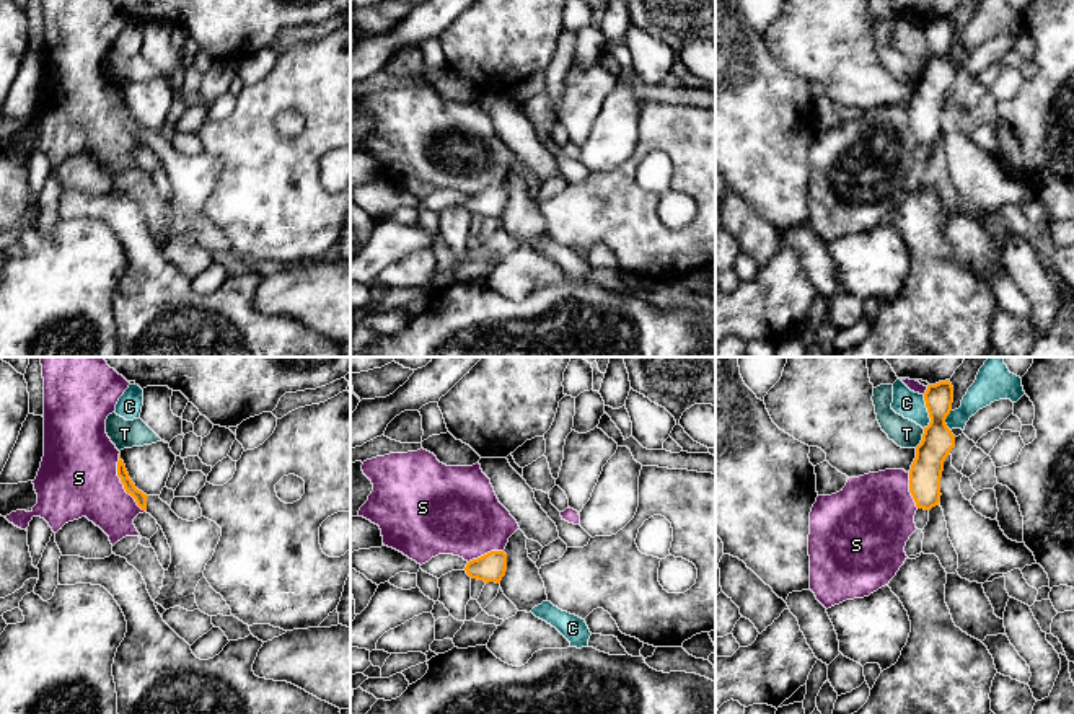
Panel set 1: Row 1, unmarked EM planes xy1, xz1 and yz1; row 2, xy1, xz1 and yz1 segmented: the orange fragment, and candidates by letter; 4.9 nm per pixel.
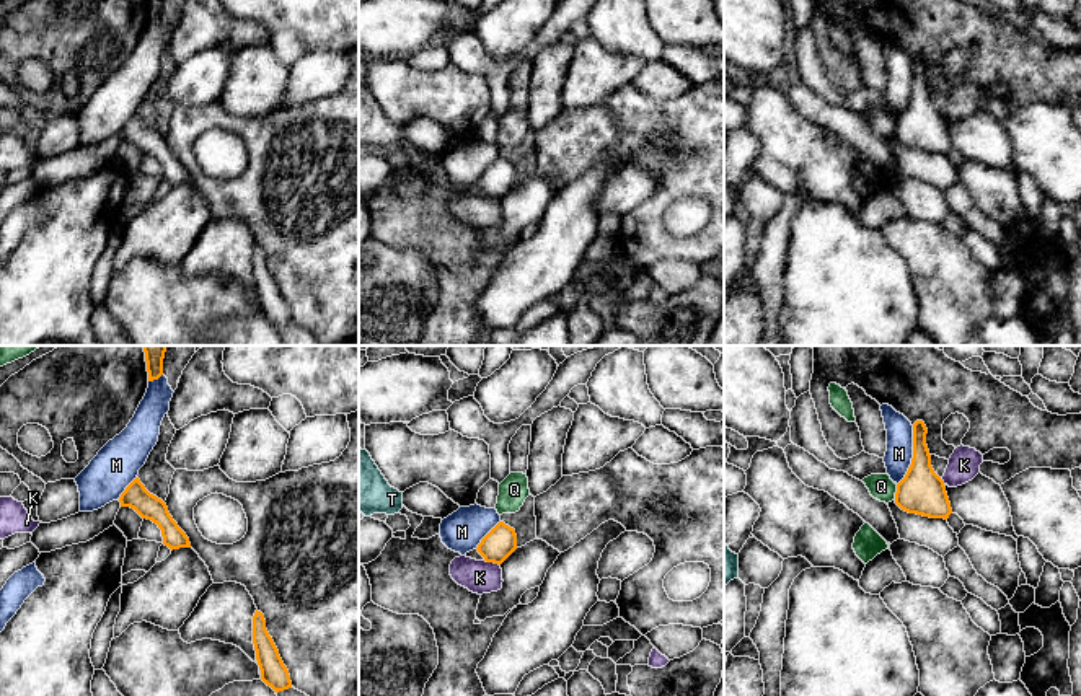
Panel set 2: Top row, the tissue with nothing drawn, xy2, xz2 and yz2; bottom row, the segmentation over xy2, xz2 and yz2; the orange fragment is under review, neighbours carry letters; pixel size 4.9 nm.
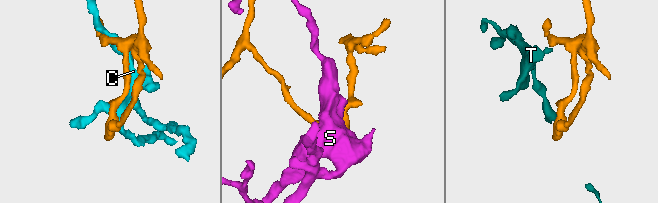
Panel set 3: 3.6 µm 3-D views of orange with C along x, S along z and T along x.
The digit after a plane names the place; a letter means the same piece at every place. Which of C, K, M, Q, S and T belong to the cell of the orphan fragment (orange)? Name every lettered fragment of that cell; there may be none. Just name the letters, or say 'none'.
none

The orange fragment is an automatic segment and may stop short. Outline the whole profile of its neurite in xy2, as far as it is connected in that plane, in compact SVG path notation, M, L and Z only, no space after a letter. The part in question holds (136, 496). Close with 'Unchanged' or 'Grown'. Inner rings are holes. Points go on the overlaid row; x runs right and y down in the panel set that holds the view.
M135 478L119 497L121 507L134 509L142 518L152 520L158 525L163 536L163 544L171 551L179 548L191 548L189 538L178 526L168 512L166 504L157 496L150 494L145 486Z. Unchanged

